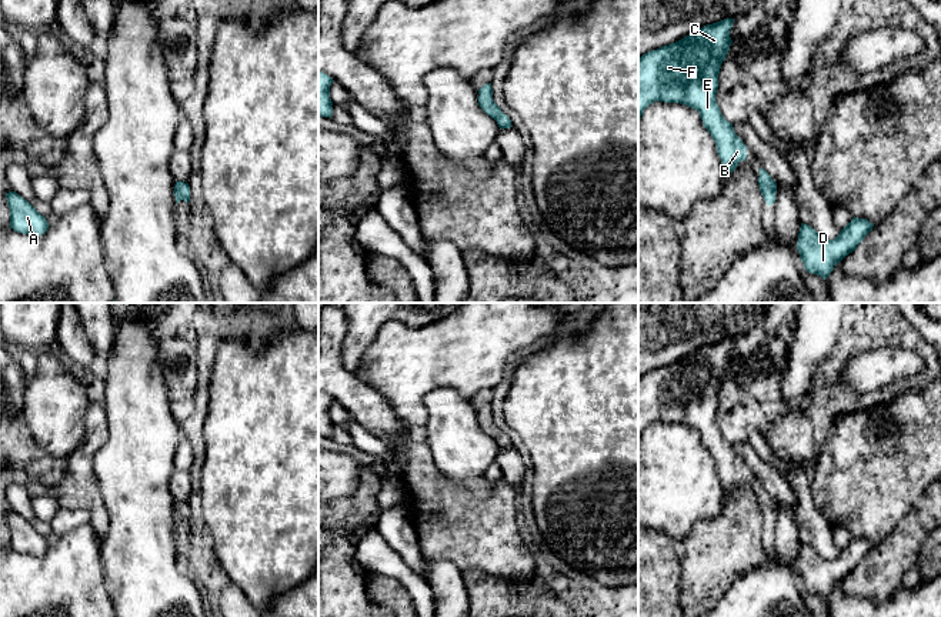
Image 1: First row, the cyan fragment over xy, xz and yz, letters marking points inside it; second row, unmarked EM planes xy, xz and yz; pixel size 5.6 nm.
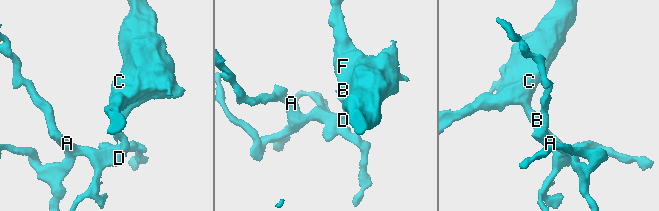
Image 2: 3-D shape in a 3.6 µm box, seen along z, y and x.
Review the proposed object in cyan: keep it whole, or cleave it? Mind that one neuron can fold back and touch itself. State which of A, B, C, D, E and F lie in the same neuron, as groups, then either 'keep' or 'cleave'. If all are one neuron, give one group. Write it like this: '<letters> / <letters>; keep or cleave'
A B C D E F; keep

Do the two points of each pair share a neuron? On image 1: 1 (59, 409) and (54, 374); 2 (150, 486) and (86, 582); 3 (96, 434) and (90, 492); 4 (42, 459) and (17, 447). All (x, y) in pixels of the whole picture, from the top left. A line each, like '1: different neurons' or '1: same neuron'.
1: same neuron
2: different neurons
3: same neuron
4: same neuron

